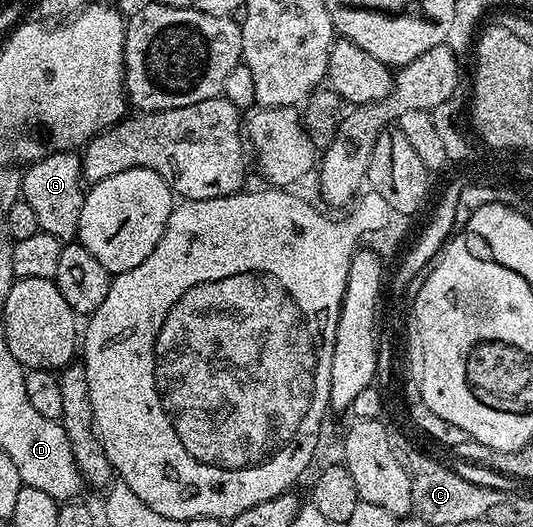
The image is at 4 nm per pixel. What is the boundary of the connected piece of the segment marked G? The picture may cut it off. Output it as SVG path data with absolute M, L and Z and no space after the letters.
M50 152L29 163L23 169L22 175L24 177L22 198L30 202L34 209L40 231L62 242L75 241L80 226L80 211L86 199L86 188L82 183L81 157L76 152Z

